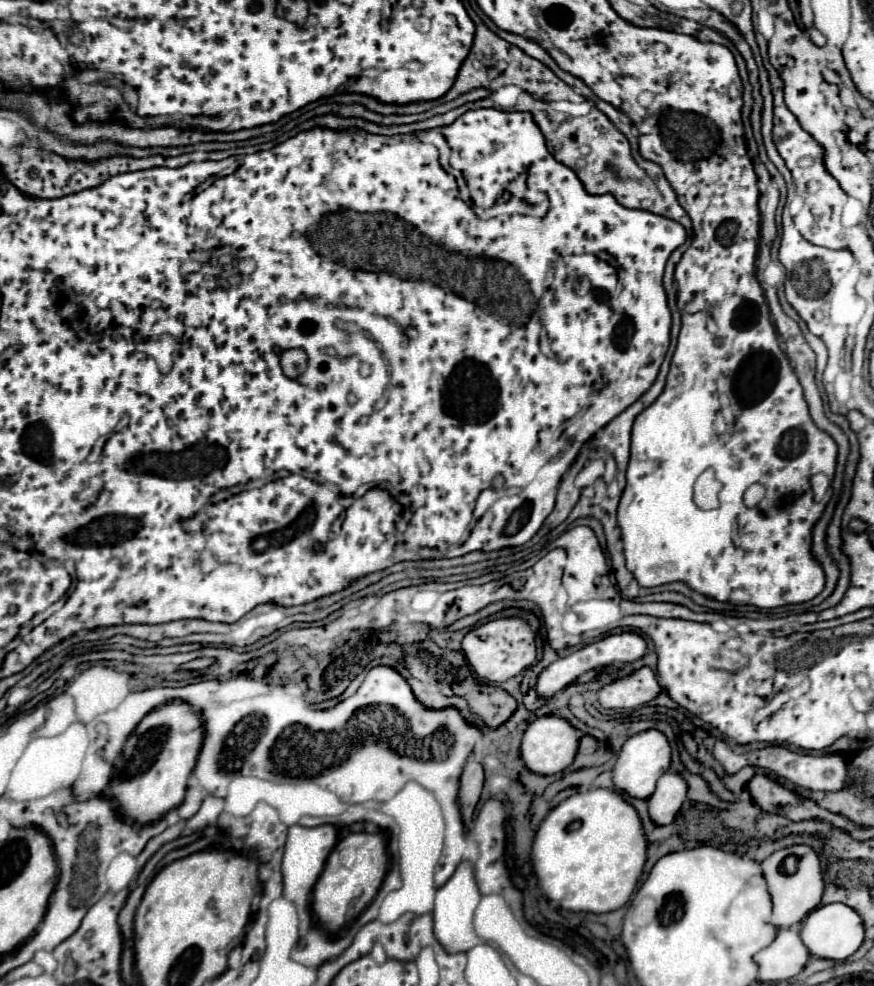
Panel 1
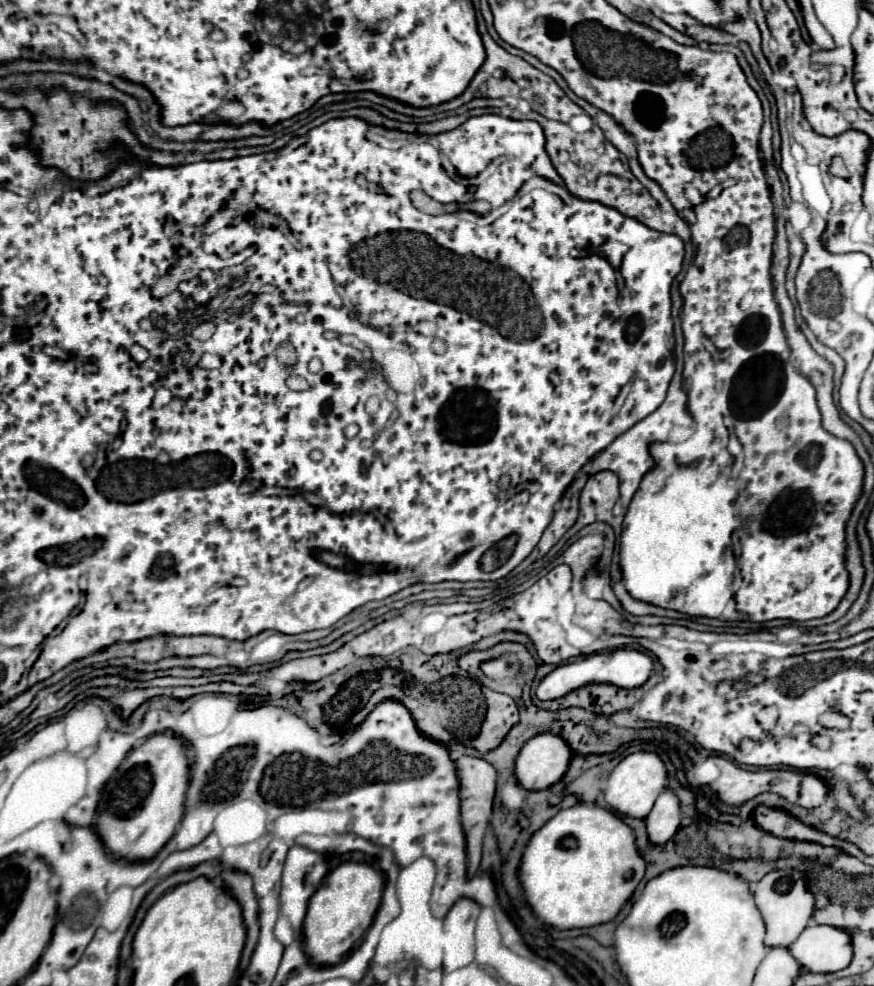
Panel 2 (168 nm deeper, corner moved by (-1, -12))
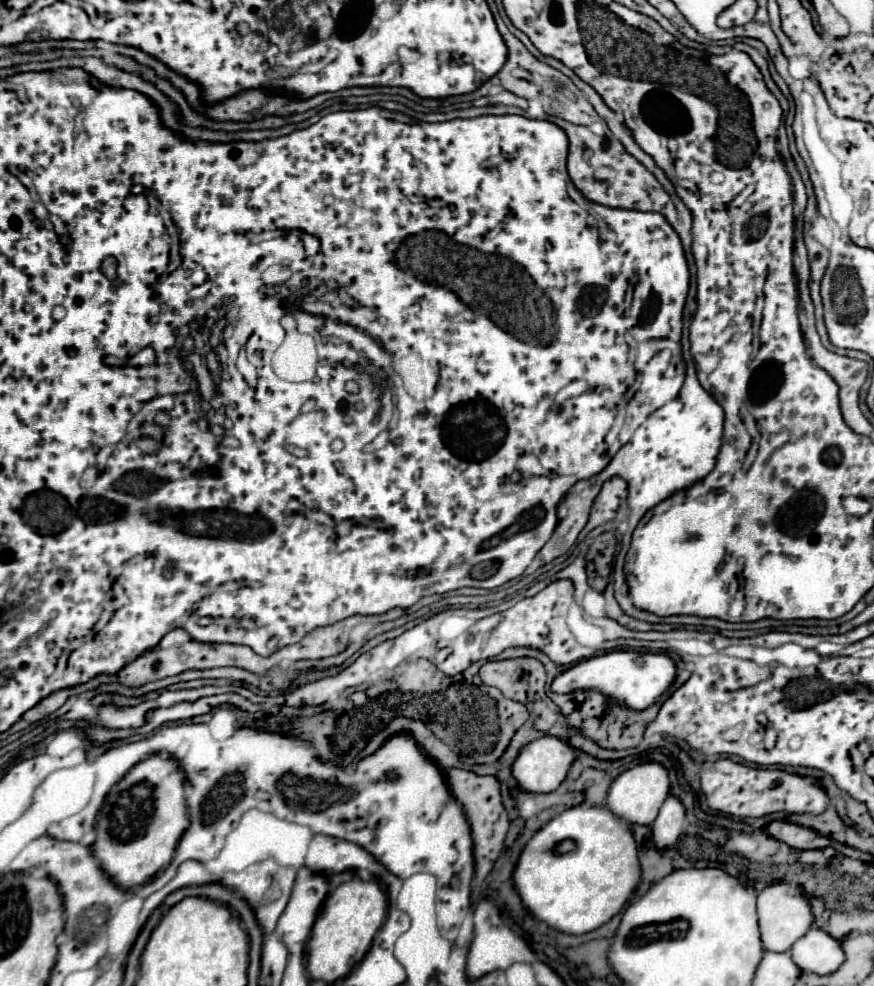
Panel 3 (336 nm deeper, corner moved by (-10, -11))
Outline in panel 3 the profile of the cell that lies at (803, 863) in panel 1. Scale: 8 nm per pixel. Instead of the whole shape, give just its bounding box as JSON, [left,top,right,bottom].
[758,884,812,952]

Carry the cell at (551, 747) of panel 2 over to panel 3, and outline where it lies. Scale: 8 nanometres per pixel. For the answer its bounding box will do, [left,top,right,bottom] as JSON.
[512,736,576,792]

